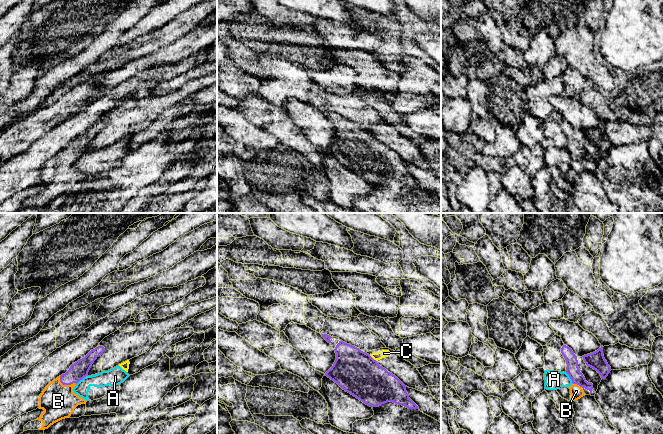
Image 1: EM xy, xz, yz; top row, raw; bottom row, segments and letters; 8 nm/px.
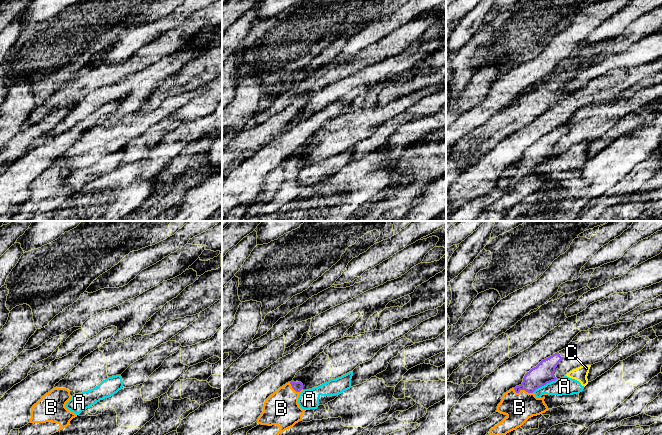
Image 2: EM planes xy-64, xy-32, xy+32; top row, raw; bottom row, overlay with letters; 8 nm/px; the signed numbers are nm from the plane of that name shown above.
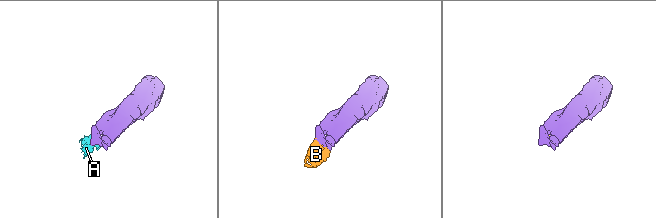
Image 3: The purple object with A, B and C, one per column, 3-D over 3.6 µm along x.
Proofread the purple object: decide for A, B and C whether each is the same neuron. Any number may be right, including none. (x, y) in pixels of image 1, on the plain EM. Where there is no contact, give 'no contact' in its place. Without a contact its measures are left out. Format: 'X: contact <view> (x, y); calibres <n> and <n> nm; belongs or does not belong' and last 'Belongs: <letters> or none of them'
A: contact yz (570, 154); calibres 110 and 140 nm; does not belong
B: contact xy (66, 160); calibres 140 and 280 nm; belongs
C: contact xz (372, 134); calibres 340 and 60 nm; does not belong
Belongs: B

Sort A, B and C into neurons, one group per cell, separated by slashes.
A C / B

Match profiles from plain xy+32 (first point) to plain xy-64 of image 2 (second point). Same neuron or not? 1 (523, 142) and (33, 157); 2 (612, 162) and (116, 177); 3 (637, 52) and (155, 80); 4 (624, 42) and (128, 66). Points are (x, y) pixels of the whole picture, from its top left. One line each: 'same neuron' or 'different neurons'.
1: same neuron
2: same neuron
3: same neuron
4: same neuron

